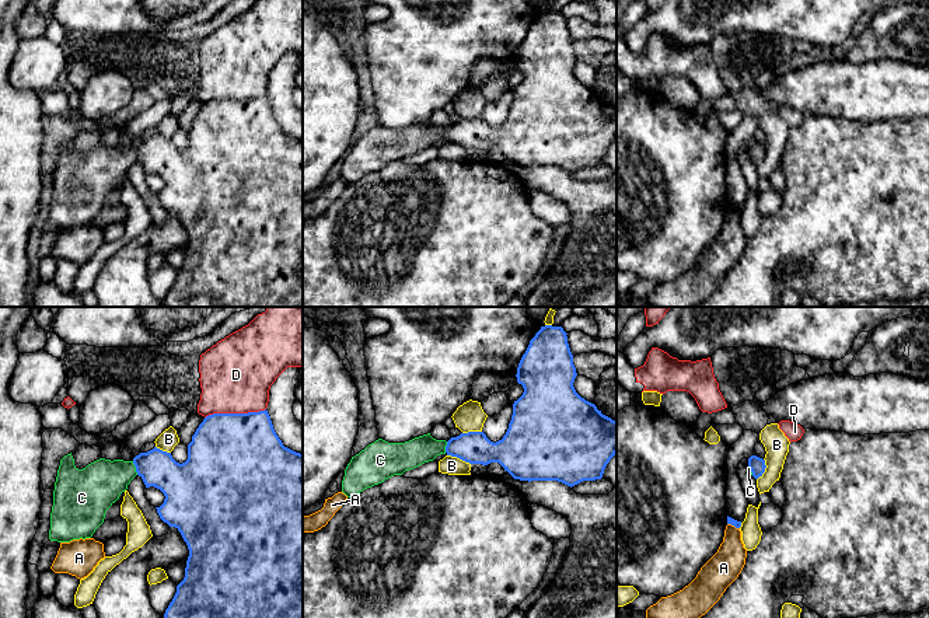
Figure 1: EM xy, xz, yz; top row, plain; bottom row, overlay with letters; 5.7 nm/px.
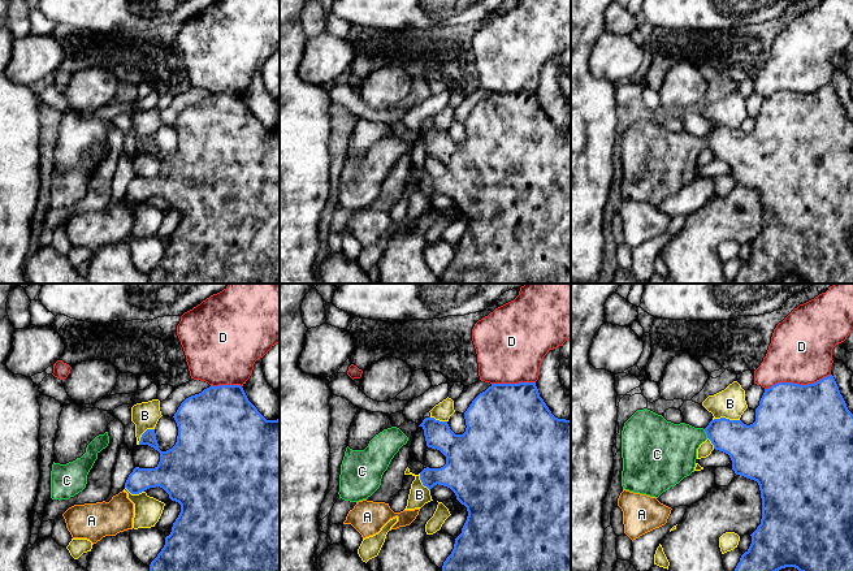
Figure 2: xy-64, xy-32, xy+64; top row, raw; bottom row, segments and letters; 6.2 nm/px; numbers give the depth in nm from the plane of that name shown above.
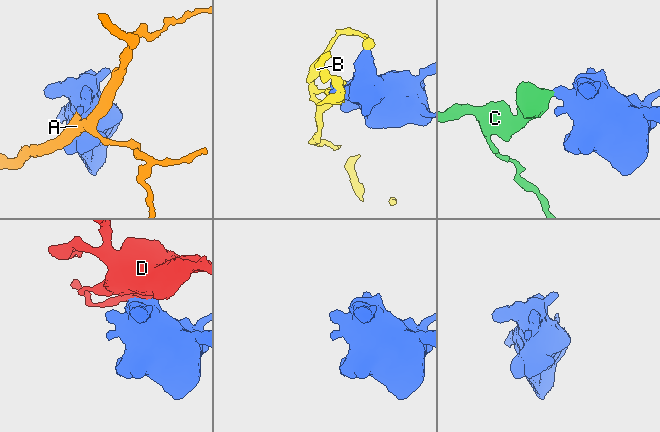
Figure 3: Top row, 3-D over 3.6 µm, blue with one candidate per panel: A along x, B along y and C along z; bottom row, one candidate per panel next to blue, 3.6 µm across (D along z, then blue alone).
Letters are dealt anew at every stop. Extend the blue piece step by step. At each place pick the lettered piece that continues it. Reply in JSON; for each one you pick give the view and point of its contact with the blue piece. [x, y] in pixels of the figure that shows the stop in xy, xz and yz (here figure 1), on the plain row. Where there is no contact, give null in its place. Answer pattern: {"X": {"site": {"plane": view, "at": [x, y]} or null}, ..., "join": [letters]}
{"C": {"site": {"plane": "xy", "at": [136, 154]}}, "join": ["C"]}

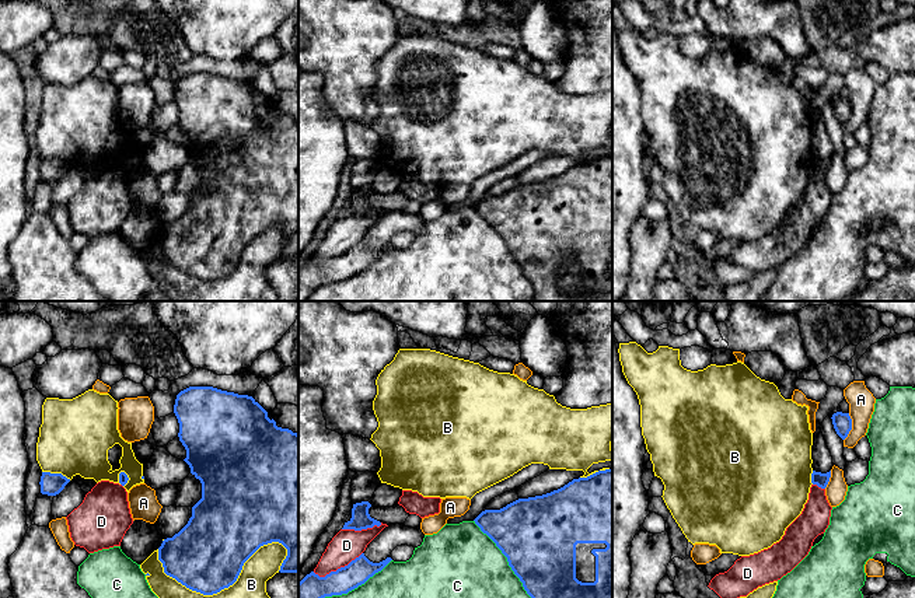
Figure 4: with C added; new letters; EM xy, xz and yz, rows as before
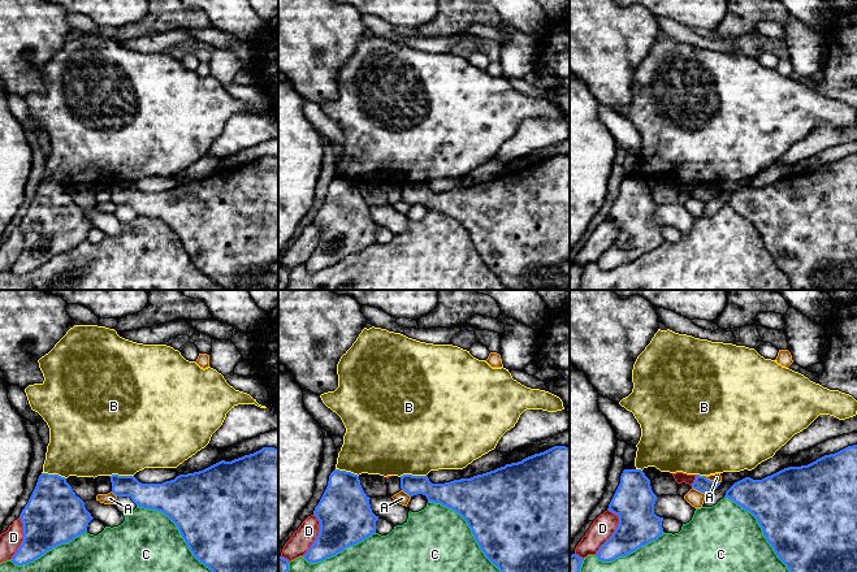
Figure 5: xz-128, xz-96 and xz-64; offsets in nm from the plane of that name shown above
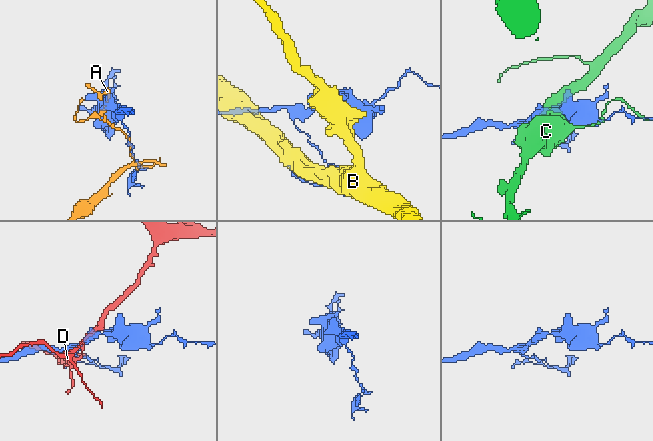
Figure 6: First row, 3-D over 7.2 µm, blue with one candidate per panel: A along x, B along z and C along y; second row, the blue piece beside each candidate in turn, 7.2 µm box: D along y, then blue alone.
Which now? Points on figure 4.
{"join": []}

